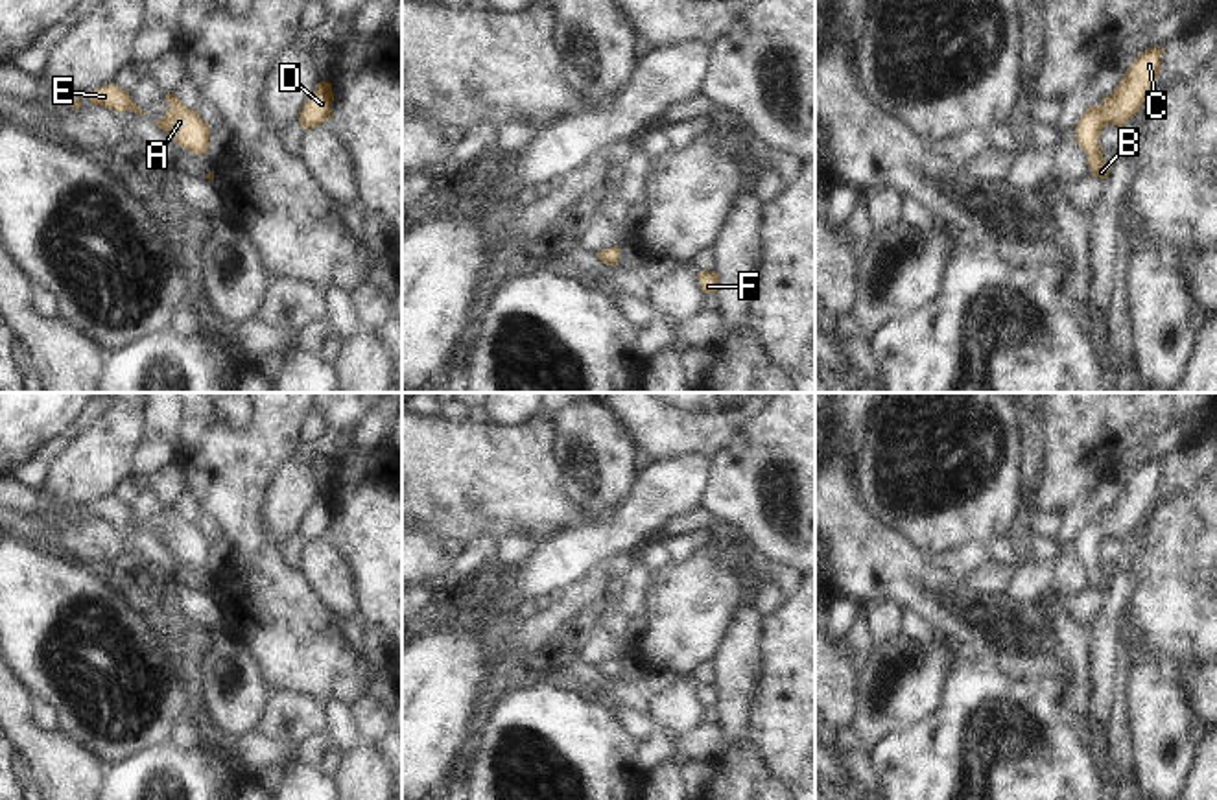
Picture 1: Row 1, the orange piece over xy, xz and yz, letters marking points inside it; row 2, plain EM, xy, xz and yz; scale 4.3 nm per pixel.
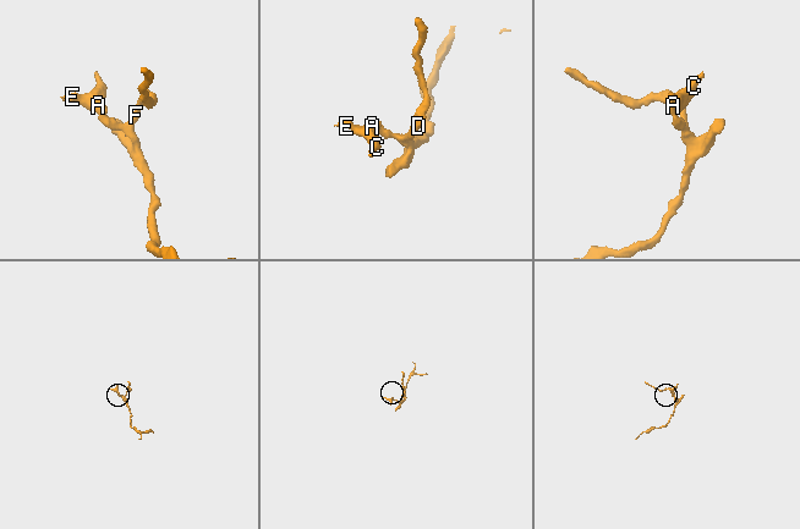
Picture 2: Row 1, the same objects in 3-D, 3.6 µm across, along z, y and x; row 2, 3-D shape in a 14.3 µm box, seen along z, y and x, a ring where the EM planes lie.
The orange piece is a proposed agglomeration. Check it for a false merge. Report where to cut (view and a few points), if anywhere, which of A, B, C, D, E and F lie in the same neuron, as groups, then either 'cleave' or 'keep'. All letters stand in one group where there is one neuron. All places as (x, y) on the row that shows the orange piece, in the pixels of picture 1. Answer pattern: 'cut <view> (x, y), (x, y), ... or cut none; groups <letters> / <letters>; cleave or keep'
cut none; groups A B C D E F; keep

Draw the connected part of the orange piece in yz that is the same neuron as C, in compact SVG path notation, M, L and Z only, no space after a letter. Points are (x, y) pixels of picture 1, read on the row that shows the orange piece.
M1162 46L1141 52L1112 94L1105 96L1097 107L1090 105L1081 116L1073 135L1079 147L1086 153L1090 175L1108 177L1112 162L1106 162L1101 155L1099 135L1105 125L1123 127L1140 111L1141 103L1154 94L1162 53Z

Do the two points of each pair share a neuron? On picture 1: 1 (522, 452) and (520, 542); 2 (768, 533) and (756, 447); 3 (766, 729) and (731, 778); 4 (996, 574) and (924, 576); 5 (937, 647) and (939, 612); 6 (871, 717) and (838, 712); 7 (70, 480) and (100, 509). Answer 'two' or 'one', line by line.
1: two
2: one
3: two
4: two
5: two
6: two
7: two

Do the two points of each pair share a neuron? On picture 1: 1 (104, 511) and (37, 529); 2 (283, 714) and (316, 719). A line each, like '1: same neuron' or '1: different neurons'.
1: different neurons
2: same neuron

